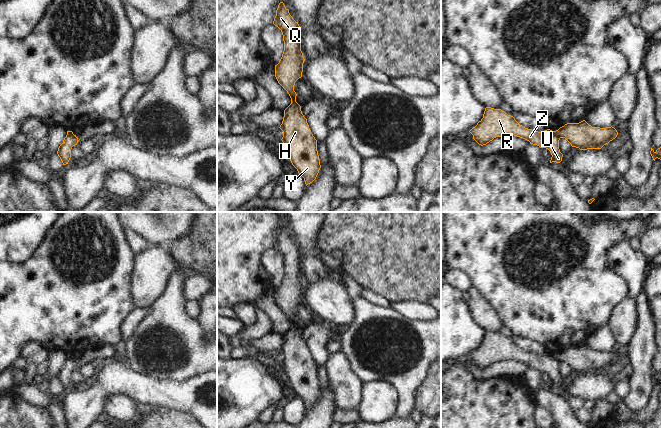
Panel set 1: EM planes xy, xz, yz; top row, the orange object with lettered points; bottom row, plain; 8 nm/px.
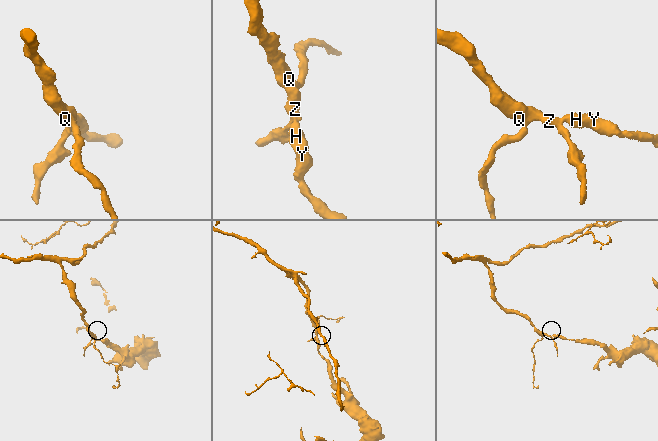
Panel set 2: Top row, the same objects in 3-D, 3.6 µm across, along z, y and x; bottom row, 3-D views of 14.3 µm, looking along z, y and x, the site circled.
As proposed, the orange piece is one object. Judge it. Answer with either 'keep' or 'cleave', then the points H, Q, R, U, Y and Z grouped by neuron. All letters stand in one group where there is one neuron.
cleave; H Y / Q R U Z

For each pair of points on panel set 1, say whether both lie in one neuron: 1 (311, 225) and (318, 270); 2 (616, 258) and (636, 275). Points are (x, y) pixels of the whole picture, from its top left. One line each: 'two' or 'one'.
1: one
2: one

